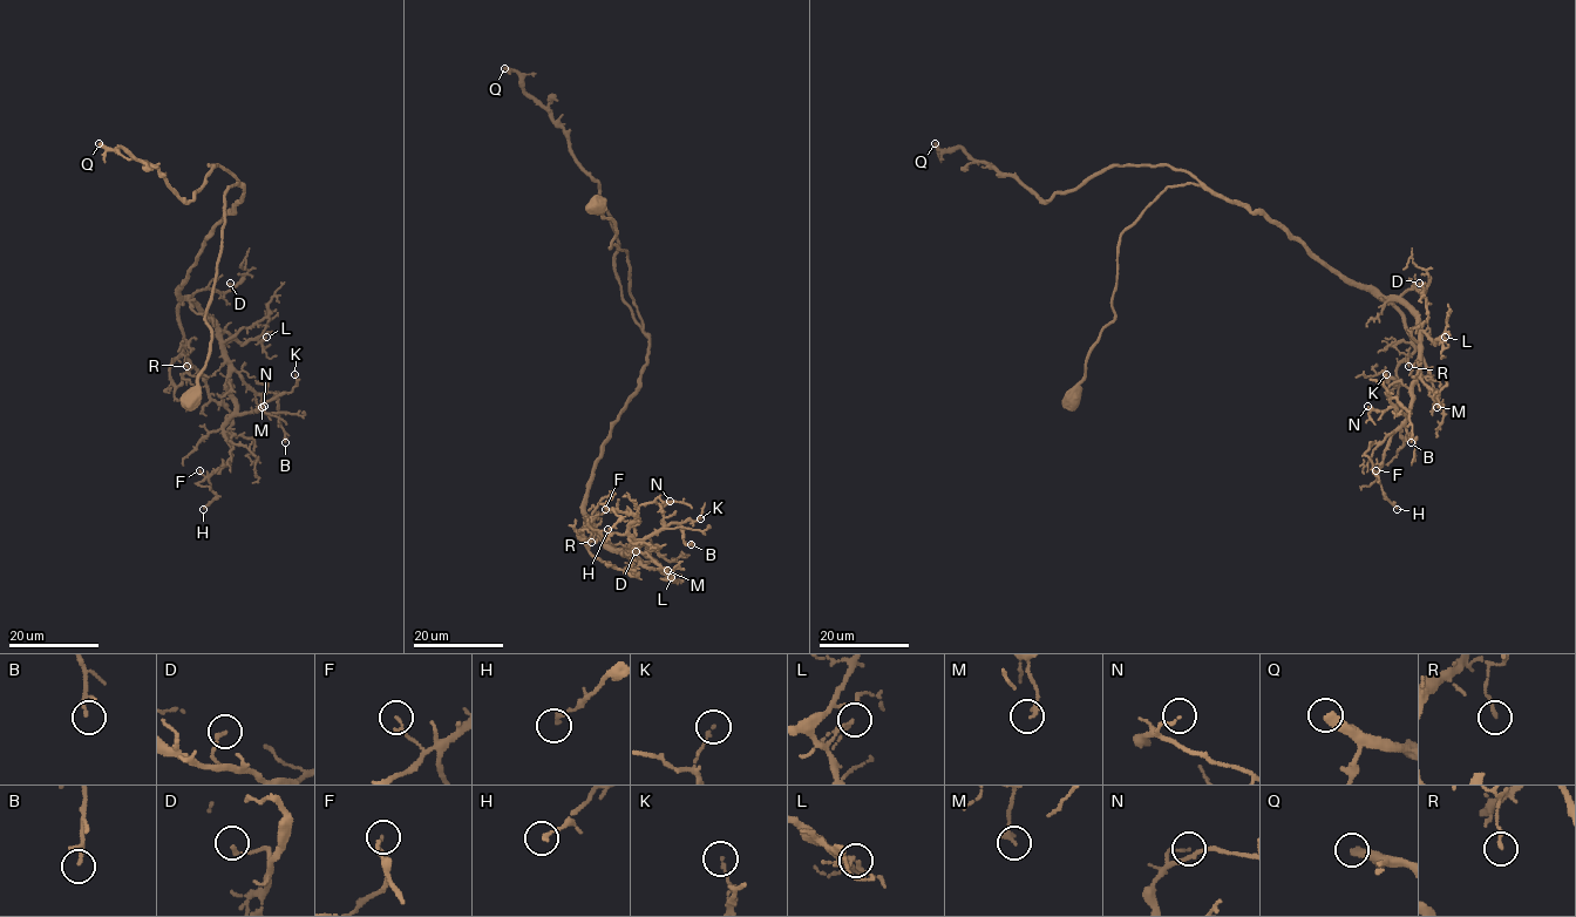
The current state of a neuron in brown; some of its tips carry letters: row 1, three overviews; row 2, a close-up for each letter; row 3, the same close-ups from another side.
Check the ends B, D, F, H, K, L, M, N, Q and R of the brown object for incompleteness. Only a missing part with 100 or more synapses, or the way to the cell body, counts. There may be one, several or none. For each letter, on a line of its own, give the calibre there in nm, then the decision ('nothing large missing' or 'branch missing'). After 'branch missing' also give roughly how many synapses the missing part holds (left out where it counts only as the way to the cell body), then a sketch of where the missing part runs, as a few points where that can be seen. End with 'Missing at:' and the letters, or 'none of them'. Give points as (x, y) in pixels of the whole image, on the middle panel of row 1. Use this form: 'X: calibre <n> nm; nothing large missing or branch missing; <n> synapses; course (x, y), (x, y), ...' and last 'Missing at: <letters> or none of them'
B: calibre 110 nm; nothing large missing
D: calibre 160 nm; nothing large missing
F: calibre 120 nm; nothing large missing
H: calibre 150 nm; nothing large missing
K: calibre 130 nm; nothing large missing
L: calibre 110 nm; nothing large missing
M: calibre 200 nm; nothing large missing
N: calibre 110 nm; nothing large missing
Q: calibre 400 nm; branch missing; 250 synapses
R: calibre 150 nm; nothing large missing
Missing at: Q

